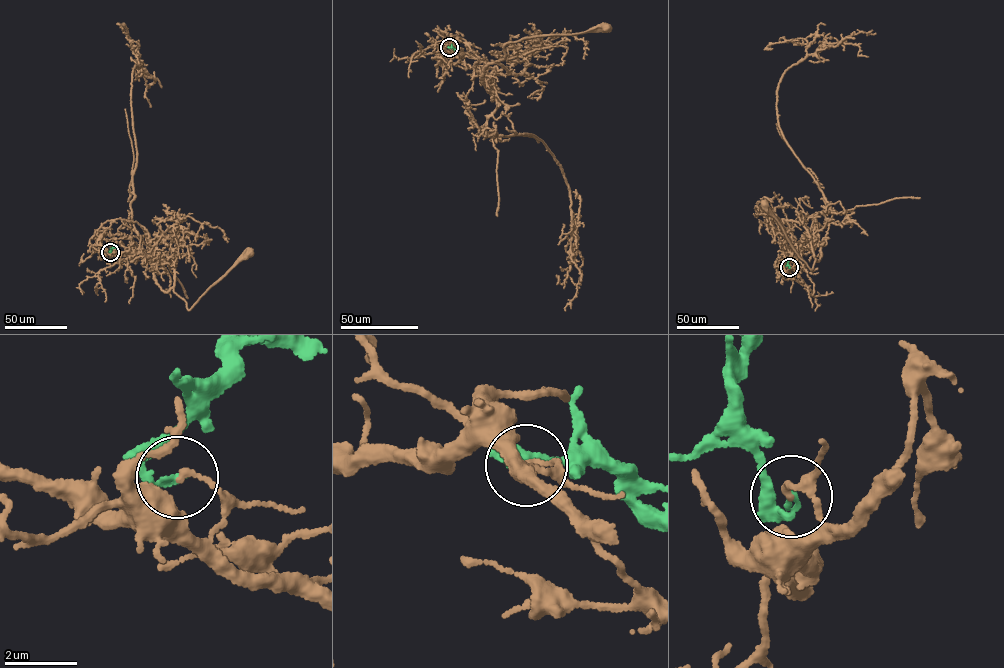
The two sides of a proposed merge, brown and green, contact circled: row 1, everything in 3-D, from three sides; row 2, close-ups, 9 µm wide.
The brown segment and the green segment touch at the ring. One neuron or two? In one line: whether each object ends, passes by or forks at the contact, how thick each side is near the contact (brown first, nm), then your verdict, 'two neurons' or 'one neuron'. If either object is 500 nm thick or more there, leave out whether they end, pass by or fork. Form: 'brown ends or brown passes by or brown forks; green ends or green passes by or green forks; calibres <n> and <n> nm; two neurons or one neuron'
brown ends; green ends; calibres 150 and 160 nm; two neurons

